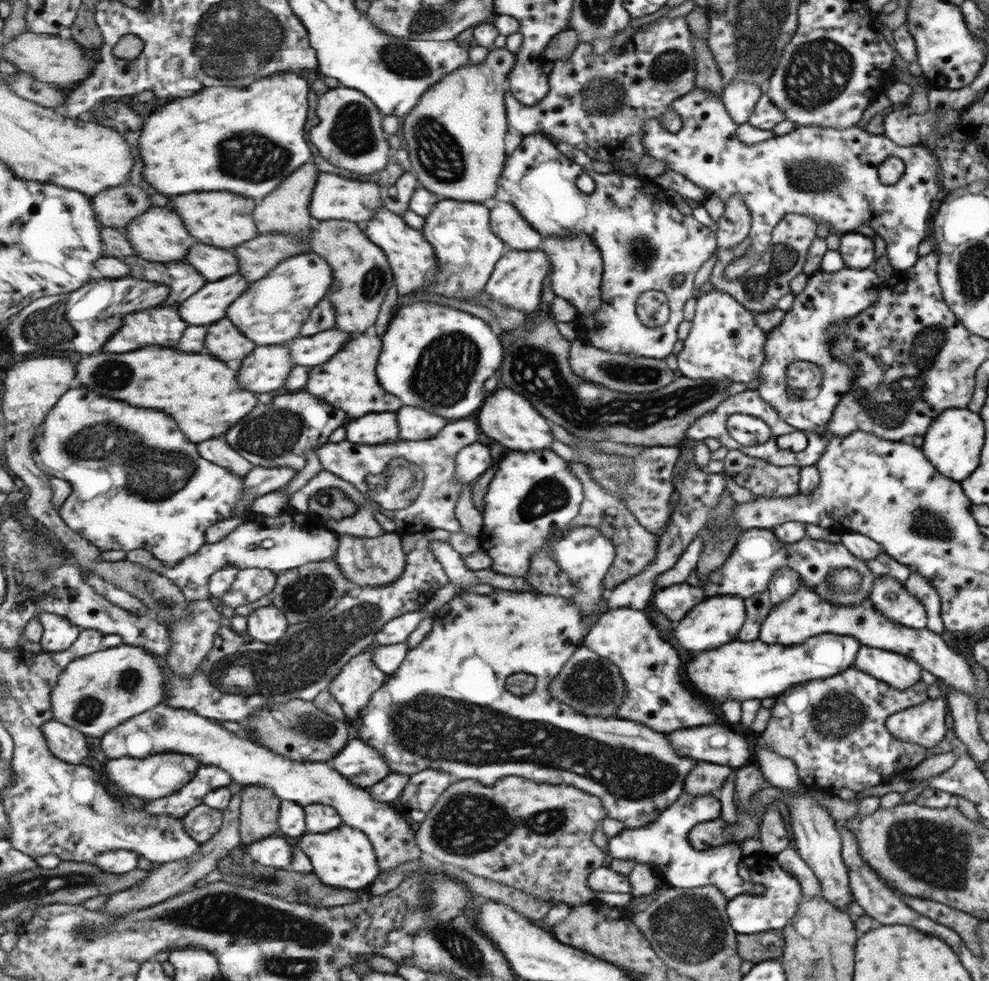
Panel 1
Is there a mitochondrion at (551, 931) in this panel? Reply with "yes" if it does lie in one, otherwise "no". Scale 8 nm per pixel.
no

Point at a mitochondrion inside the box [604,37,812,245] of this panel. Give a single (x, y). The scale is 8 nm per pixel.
(657, 74)

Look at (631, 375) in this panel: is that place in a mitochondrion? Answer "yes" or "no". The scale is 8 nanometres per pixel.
yes

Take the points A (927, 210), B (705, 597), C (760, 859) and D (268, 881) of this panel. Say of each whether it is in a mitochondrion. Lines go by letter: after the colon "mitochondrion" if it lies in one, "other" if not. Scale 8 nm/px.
A: other
B: other
C: other
D: mitochondrion

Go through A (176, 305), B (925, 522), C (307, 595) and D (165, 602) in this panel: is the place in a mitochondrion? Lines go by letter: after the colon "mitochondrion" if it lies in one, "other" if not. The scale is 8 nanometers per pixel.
A: other
B: mitochondrion
C: mitochondrion
D: mitochondrion

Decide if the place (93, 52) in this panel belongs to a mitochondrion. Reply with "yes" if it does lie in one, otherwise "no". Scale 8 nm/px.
no

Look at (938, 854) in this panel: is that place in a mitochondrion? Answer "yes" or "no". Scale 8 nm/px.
yes

